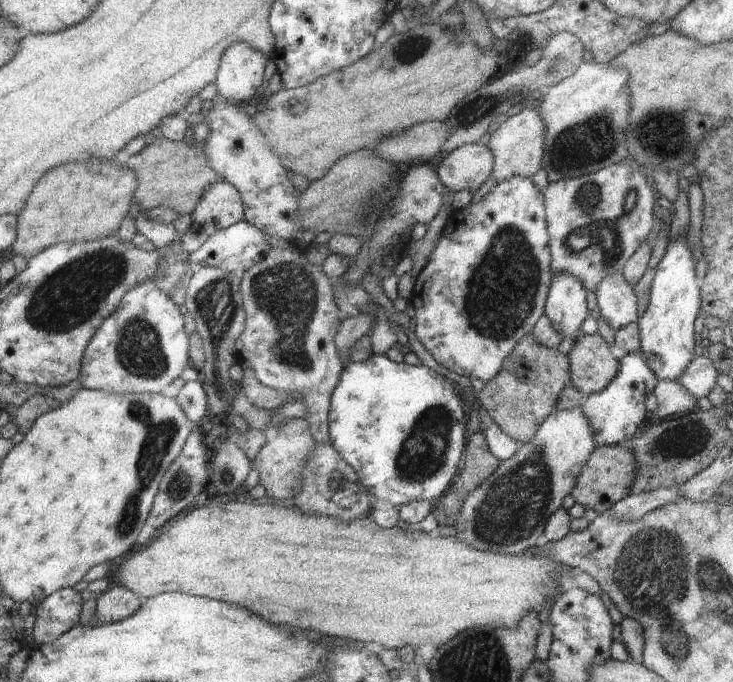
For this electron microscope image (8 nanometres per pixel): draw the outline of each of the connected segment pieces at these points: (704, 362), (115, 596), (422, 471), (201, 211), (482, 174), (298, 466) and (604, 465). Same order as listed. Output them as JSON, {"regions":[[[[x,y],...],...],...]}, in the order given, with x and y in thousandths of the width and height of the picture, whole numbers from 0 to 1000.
{"regions":[[[[963,519],[948,522],[939,535],[925,560],[951,587],[966,581],[978,563],[978,551],[974,532]]],[[[169,856],[156,858],[149,867],[132,875],[131,903],[139,915],[162,913],[183,903],[192,891],[191,871]]],[[[509,521],[499,531],[477,531],[471,538],[452,598],[454,652],[495,702],[514,730],[547,743],[565,735],[600,733],[614,714],[634,672],[638,642],[636,581],[608,551],[584,537],[543,532],[528,521]]],[[[295,265],[262,312],[262,337],[291,348],[297,339],[333,324],[334,311],[332,284],[325,276],[311,265]]],[[[641,210],[600,233],[596,245],[608,273],[652,282],[675,252],[675,223],[668,214]]],[[[398,613],[382,628],[378,642],[367,648],[357,658],[355,669],[347,674],[347,683],[355,695],[355,710],[363,716],[368,729],[397,733],[411,723],[416,711],[413,695],[430,667],[432,651],[422,616],[417,613]]],[[[847,651],[813,654],[802,670],[801,680],[795,683],[779,726],[786,732],[786,738],[794,739],[798,746],[808,745],[819,752],[834,751],[842,736],[862,724],[868,702],[869,677],[862,660]]]]}

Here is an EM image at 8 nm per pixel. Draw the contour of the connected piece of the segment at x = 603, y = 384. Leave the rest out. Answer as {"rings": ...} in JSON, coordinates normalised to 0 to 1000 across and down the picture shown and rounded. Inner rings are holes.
{"rings":[[[819,490],[789,493],[775,523],[779,563],[805,579],[827,570],[846,540],[846,529]]]}

